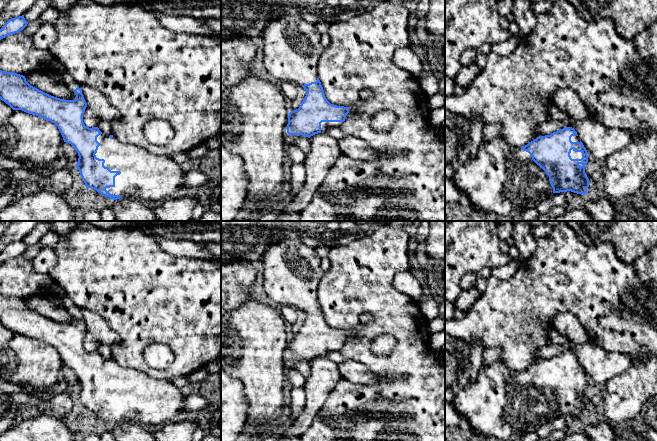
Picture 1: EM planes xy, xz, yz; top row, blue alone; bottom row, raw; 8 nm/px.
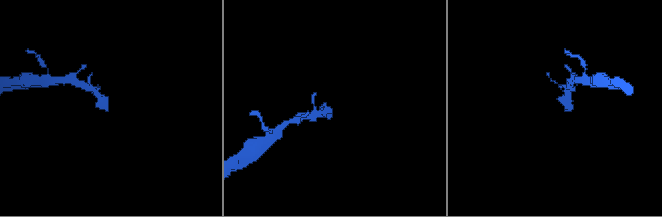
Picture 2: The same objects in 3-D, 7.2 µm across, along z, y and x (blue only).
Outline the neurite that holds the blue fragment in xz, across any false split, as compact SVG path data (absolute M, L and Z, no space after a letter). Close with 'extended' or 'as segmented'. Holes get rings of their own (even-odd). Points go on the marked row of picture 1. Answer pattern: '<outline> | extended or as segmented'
M299 16L274 18L263 31L262 38L266 69L275 78L302 86L307 92L299 108L289 113L287 133L310 138L321 132L326 133L330 128L341 128L347 114L355 113L356 109L333 105L325 97L317 76L317 66L324 47L315 25Z | extended

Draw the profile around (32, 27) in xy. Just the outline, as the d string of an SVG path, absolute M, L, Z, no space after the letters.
M36 19L35 21L29 22L22 32L26 35L32 36L40 29L41 25L42 24Z

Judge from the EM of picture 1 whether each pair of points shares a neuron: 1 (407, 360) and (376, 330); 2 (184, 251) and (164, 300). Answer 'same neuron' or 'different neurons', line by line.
1: same neuron
2: different neurons

